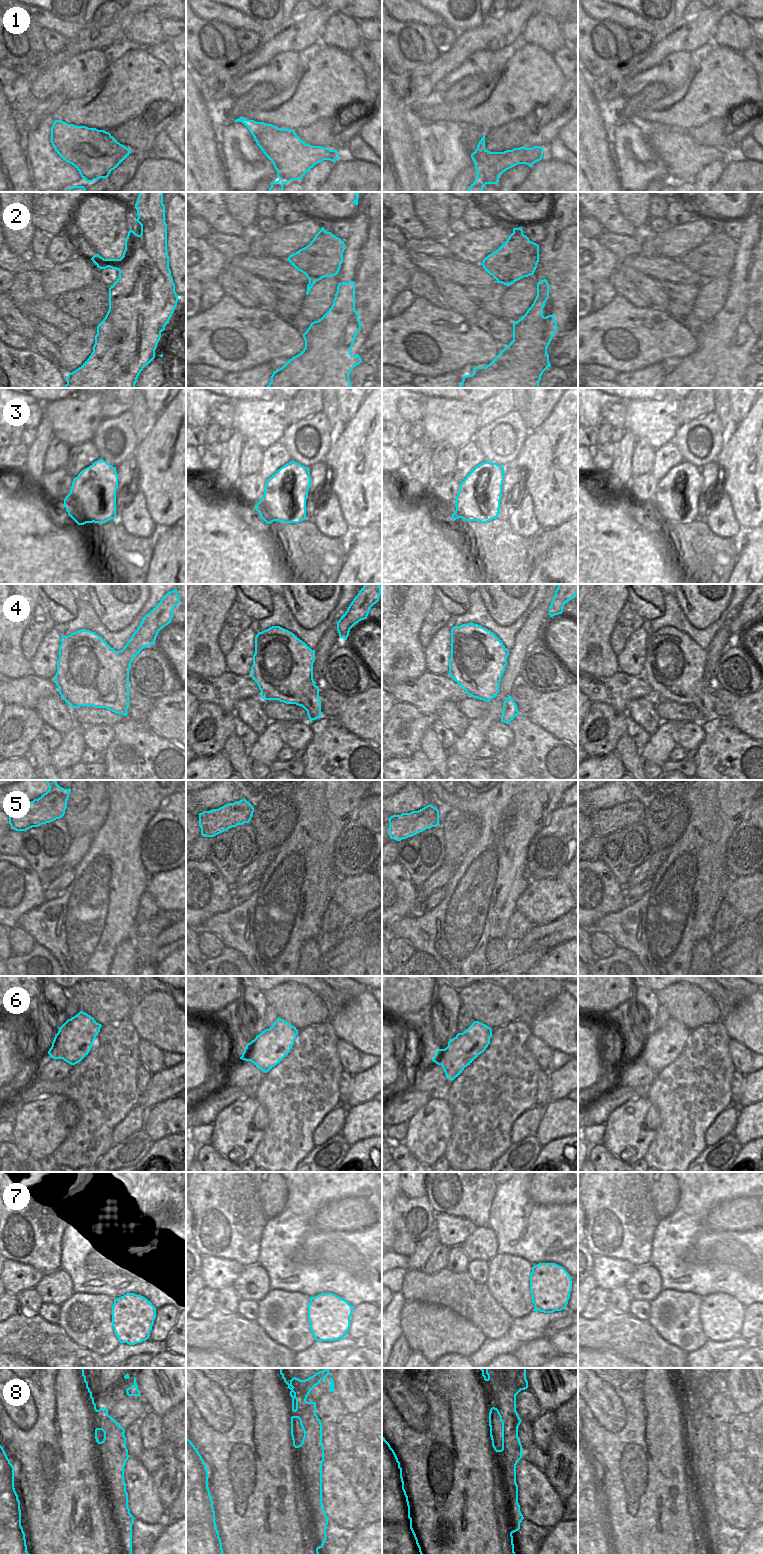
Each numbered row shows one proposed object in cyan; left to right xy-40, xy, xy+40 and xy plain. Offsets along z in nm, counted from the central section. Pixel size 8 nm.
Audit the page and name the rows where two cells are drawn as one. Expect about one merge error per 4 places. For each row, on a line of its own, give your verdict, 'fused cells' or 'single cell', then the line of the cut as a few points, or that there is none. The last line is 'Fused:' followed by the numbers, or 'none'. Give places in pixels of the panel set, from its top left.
1: single cell | no cut
2: fused cells | xy-40 (139, 235), (139, 250), (119, 271)
3: single cell | no cut
4: single cell | no cut
5: fused cells | xy+40 (400, 815), (406, 818), (427, 815), (428, 820), (436, 825)
6: single cell | no cut
7: single cell | no cut
8: single cell | no cut
Fused: 2, 5

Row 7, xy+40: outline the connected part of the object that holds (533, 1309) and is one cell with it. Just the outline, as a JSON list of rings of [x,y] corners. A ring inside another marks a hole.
[[[539,1263],[532,1267],[530,1292],[533,1311],[553,1313],[566,1309],[572,1278],[568,1272],[555,1263]]]

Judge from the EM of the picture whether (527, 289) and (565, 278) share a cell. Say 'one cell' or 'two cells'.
two cells

